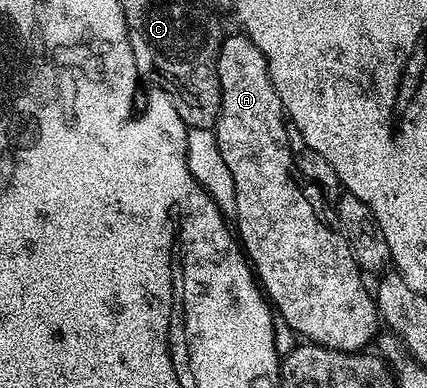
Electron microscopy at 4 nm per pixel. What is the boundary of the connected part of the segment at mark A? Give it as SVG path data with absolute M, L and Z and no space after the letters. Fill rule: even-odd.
M226 33L221 39L217 57L221 107L215 127L223 164L227 164L231 180L235 180L235 204L232 209L237 213L236 237L266 299L279 315L280 321L292 328L294 335L301 337L302 334L305 337L302 339L331 350L364 351L361 349L369 341L370 345L379 334L379 311L374 295L361 279L363 271L340 232L330 203L314 182L301 175L293 161L287 140L285 109L281 107L275 84L271 84L263 52L259 52L257 45L245 33L236 33Z

